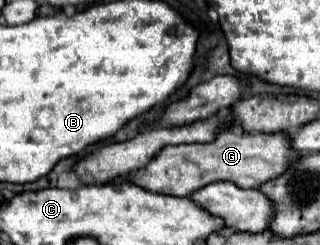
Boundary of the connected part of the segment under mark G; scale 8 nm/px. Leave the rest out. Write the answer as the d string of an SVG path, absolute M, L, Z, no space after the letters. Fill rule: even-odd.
M222 131L210 143L192 145L166 145L156 153L156 157L142 169L128 173L128 181L152 191L174 197L188 197L190 193L216 183L230 181L242 189L258 187L264 183L264 175L248 175L248 171L268 171L268 181L282 175L288 163L298 159L298 153L290 149L288 135L268 135L268 133L246 133L246 131Z

